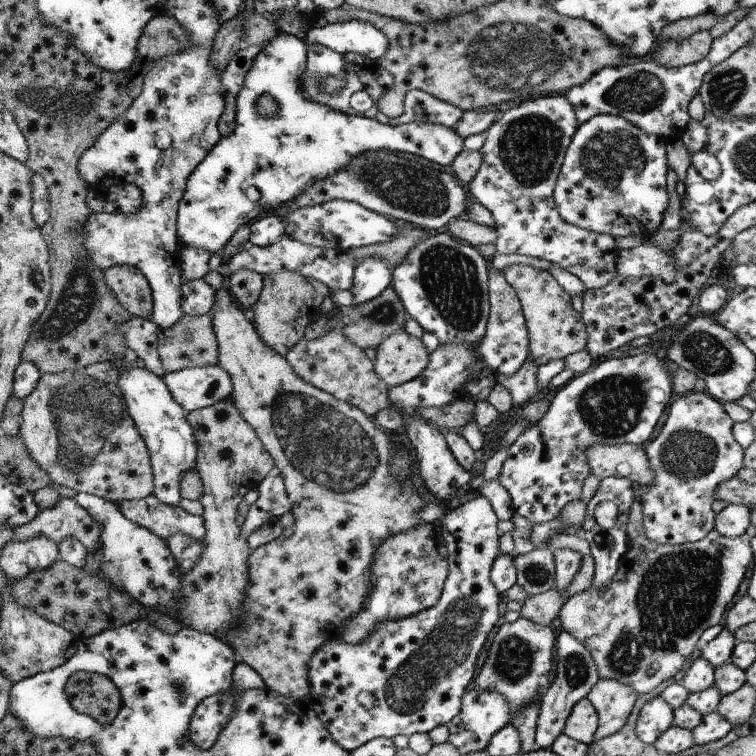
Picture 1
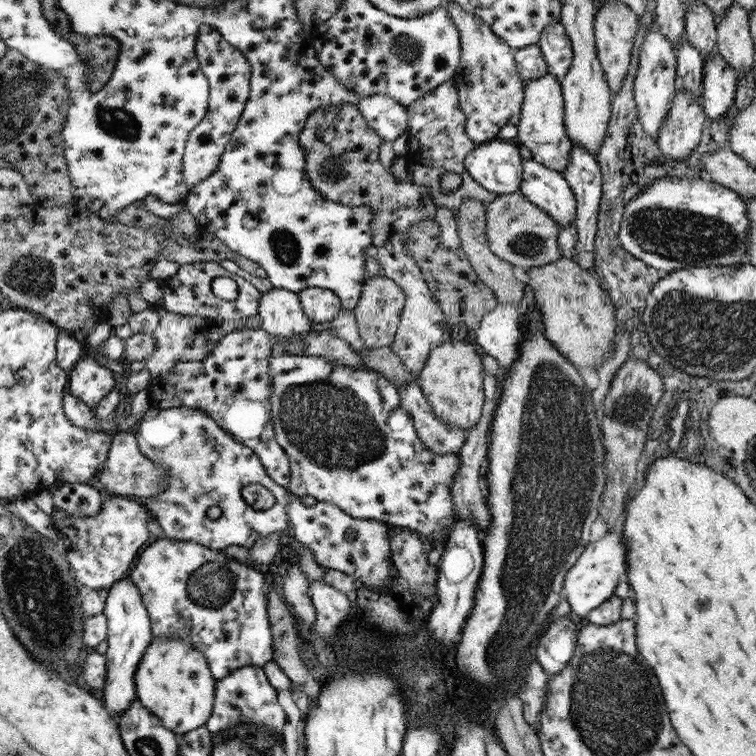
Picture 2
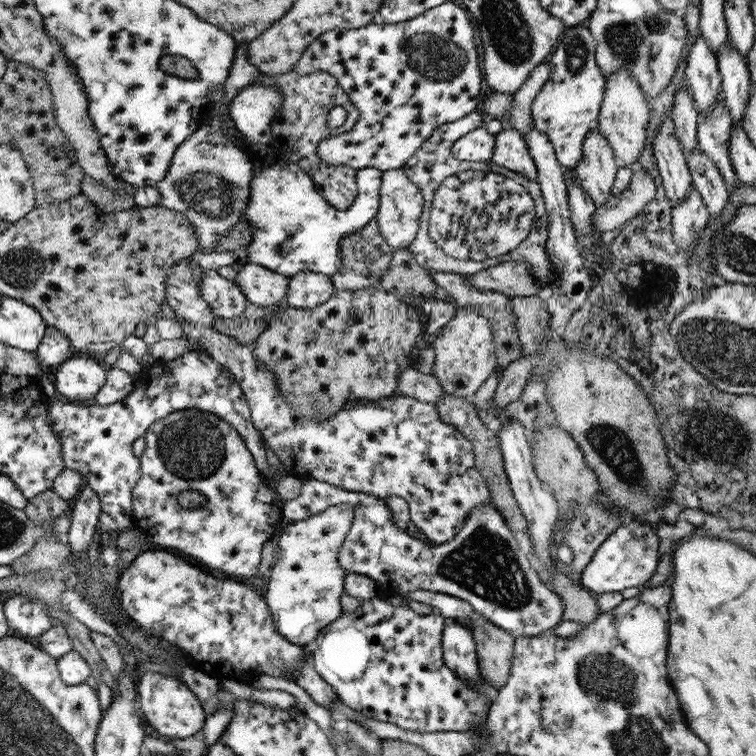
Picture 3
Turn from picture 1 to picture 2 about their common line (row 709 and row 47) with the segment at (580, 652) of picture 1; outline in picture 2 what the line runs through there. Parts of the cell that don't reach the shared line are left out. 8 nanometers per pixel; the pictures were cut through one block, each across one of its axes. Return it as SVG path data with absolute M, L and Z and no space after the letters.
M560 22L550 24L542 30L540 40L537 42L542 51L542 57L548 63L549 74L552 74L558 83L564 81L564 76L572 64L572 41L566 33L564 25Z

